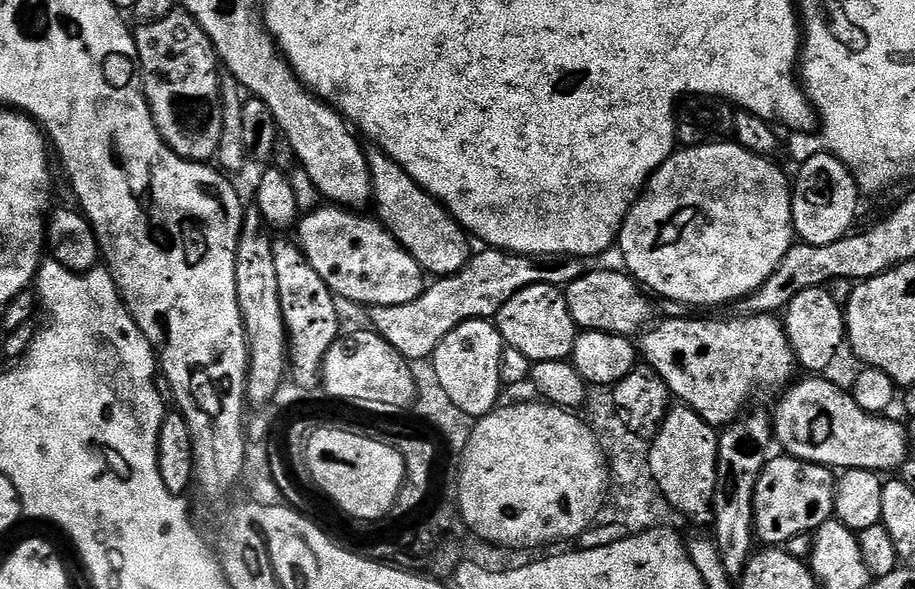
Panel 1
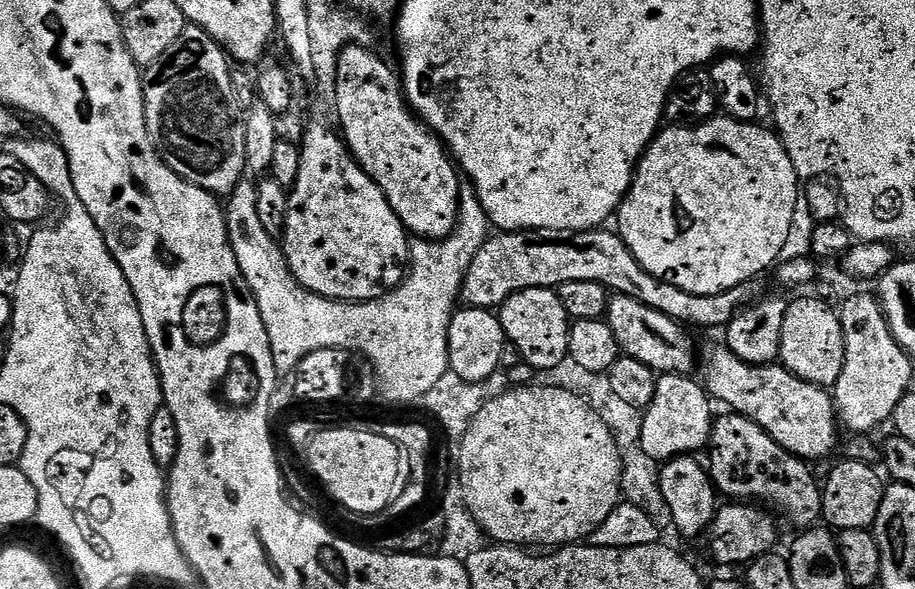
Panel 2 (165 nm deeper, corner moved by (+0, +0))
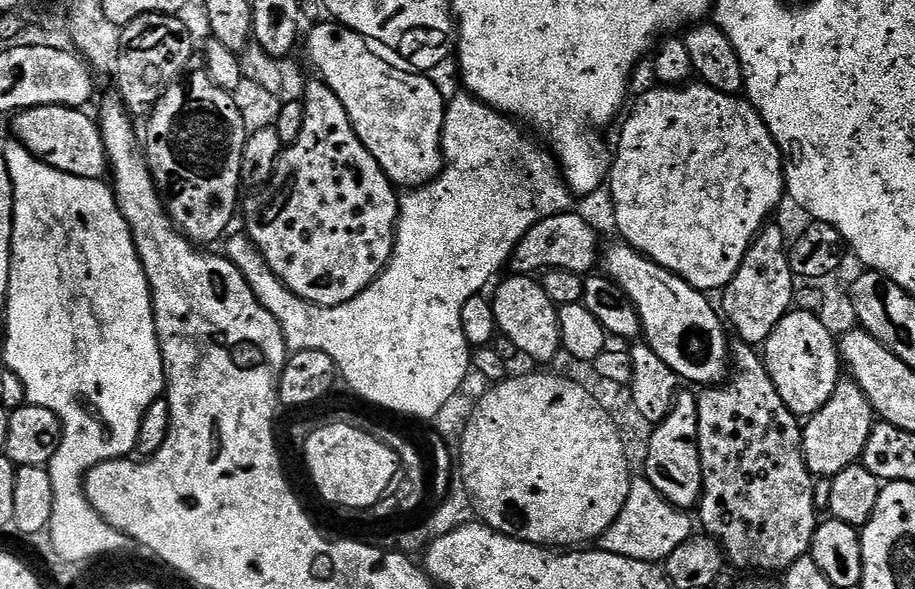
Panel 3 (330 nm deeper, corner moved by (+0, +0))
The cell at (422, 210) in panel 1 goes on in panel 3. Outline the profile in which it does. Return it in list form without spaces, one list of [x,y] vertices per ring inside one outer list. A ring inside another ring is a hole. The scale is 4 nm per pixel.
[[[327,23],[318,25],[309,34],[308,60],[320,71],[317,72],[319,79],[338,94],[338,102],[342,102],[354,134],[358,134],[362,146],[370,150],[370,158],[378,162],[388,181],[400,190],[420,188],[436,179],[444,171],[444,150],[440,147],[440,139],[444,136],[446,96],[440,93],[433,77],[404,66],[395,68],[390,61],[379,56],[381,53],[362,34],[350,30],[345,24]]]

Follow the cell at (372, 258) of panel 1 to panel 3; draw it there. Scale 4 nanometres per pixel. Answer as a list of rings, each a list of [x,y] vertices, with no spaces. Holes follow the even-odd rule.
[[[319,78],[309,79],[305,86],[303,106],[304,125],[302,126],[302,134],[298,134],[298,138],[292,145],[285,147],[284,151],[280,153],[279,163],[276,165],[276,175],[274,177],[276,193],[273,194],[272,200],[252,200],[248,205],[246,205],[247,203],[243,205],[243,231],[254,241],[256,248],[262,254],[262,258],[270,266],[270,270],[291,292],[298,294],[311,304],[333,308],[342,302],[350,302],[358,294],[362,294],[362,290],[366,290],[366,286],[370,286],[376,281],[381,272],[388,267],[388,261],[392,259],[392,248],[396,244],[398,192],[393,184],[388,181],[386,174],[378,166],[378,162],[374,162],[374,158],[370,158],[370,150],[366,150],[366,146],[362,146],[358,134],[354,134],[354,130],[350,126],[350,118],[342,106],[342,102],[338,102],[338,94],[334,94],[334,90],[330,90],[330,86],[326,86],[323,80]]]

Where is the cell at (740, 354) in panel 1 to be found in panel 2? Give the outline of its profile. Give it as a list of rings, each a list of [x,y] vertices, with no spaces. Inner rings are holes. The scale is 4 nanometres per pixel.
[[[613,295],[608,301],[606,319],[614,338],[618,338],[621,353],[630,358],[638,358],[650,366],[657,374],[688,374],[696,364],[696,348],[687,336],[685,325],[677,324],[666,314],[650,310],[642,302],[629,296]]]

